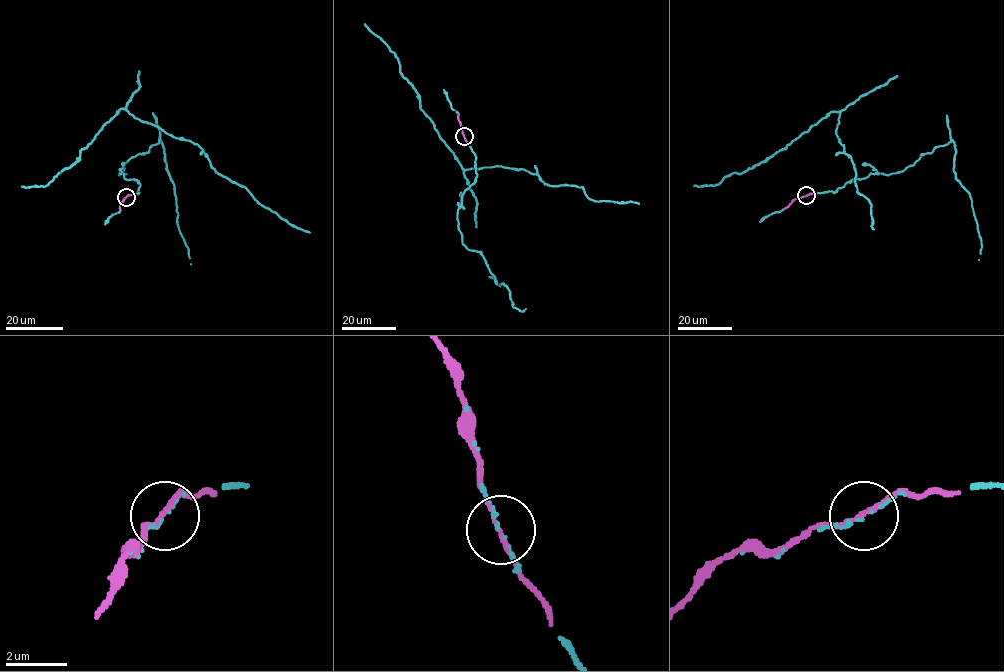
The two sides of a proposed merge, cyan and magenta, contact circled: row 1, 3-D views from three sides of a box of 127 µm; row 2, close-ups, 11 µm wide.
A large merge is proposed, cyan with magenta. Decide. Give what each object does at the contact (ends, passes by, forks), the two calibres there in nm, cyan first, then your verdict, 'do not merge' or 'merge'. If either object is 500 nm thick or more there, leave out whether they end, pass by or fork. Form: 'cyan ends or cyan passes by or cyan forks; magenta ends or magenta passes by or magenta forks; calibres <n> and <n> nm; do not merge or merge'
cyan passes by; magenta passes by; calibres 50 and 130 nm; merge

